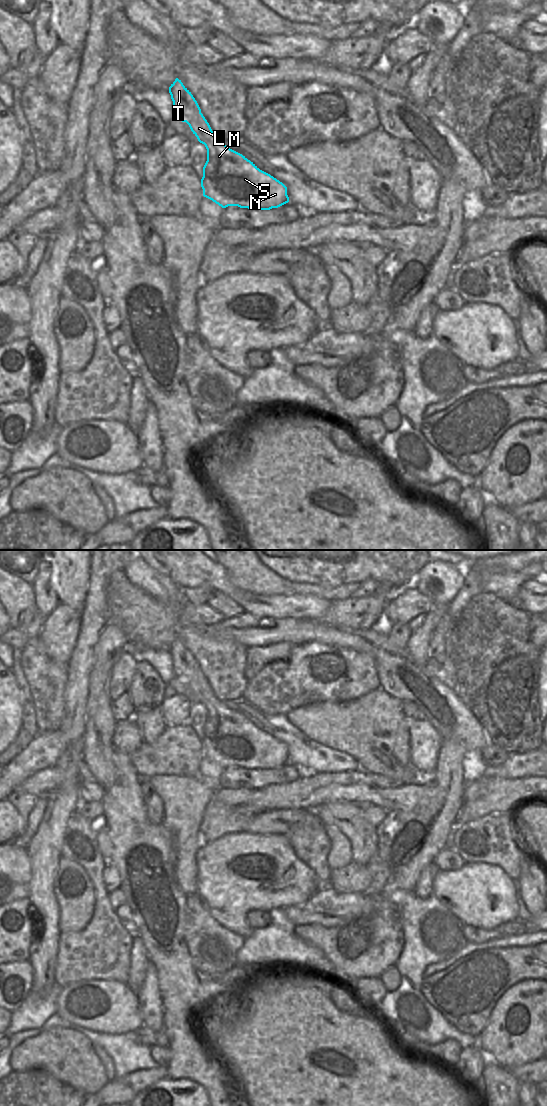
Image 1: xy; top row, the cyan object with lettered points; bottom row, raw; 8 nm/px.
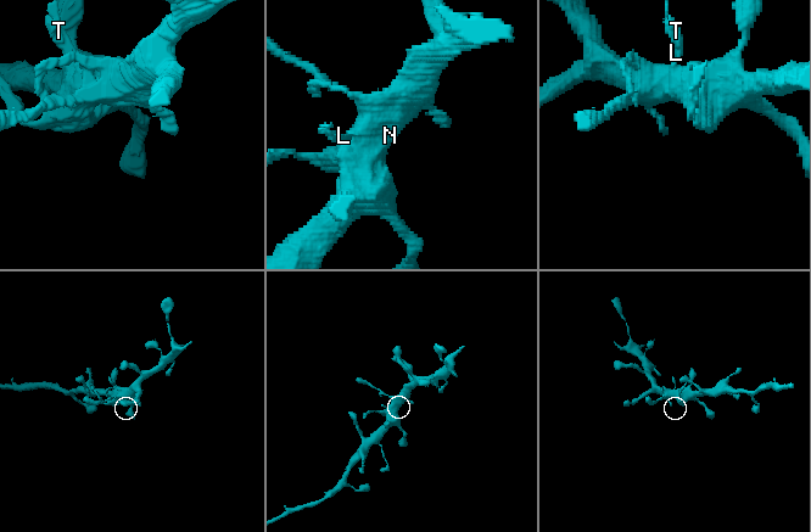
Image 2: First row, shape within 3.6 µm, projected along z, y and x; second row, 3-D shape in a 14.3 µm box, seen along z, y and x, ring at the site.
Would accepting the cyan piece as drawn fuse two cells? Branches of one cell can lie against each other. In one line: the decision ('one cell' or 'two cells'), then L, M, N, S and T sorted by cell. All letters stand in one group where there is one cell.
one cell; L M N S T

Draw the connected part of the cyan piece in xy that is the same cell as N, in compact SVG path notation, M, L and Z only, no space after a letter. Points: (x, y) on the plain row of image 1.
M175 639L169 653L174 675L189 685L207 709L201 739L204 757L222 768L238 766L250 770L270 770L289 762L287 747L282 742L215 697L197 661L181 640Z

